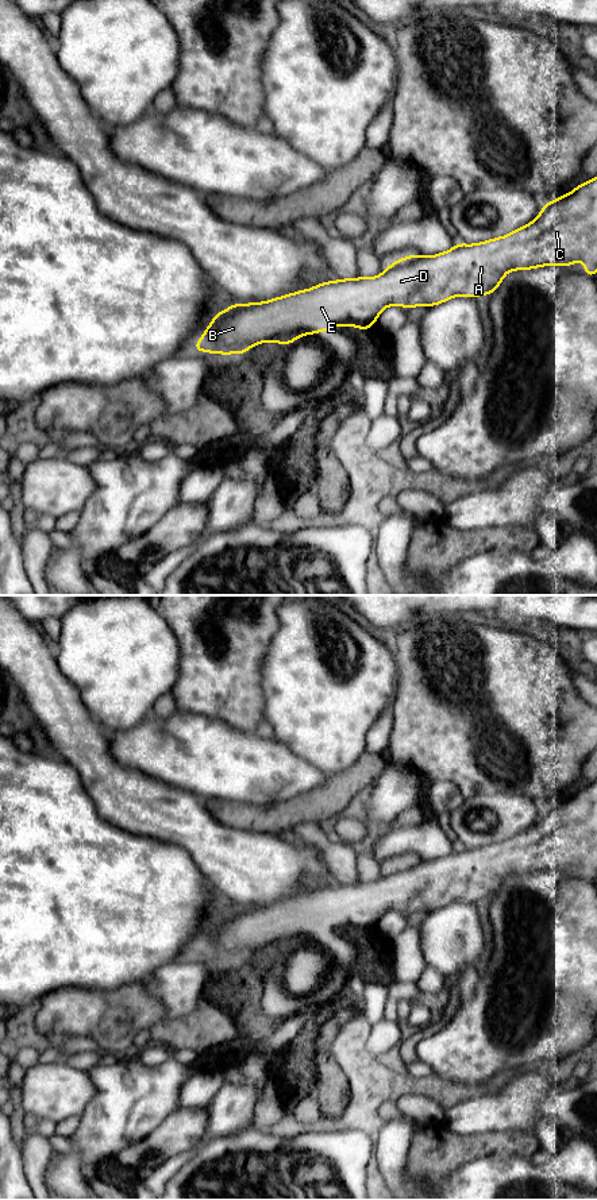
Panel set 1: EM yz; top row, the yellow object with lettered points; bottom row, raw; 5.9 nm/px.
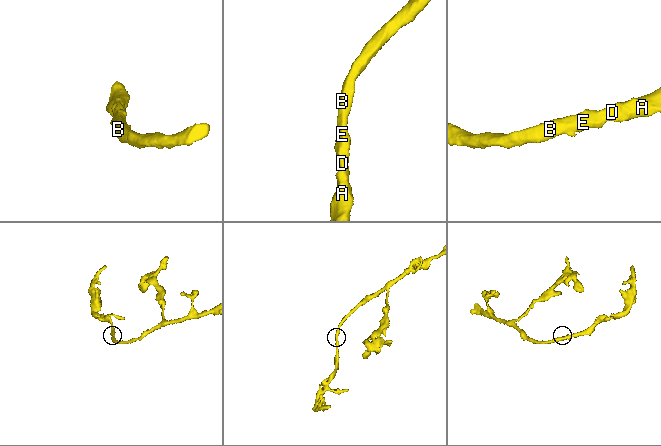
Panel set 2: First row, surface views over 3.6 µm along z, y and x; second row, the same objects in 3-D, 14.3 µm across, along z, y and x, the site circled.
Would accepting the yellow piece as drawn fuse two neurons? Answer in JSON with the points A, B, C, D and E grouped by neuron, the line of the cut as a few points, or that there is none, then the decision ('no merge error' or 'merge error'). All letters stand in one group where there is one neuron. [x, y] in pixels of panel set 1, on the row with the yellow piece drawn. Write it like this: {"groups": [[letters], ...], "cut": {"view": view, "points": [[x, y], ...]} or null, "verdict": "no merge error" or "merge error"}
{"groups": [["A", "B", "C", "D", "E"]], "cut": null, "verdict": "no merge error"}

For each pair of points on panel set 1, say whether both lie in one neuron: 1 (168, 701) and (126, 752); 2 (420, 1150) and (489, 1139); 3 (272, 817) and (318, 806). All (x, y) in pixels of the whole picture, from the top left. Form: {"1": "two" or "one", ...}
{"1": "two", "2": "one", "3": "one"}

